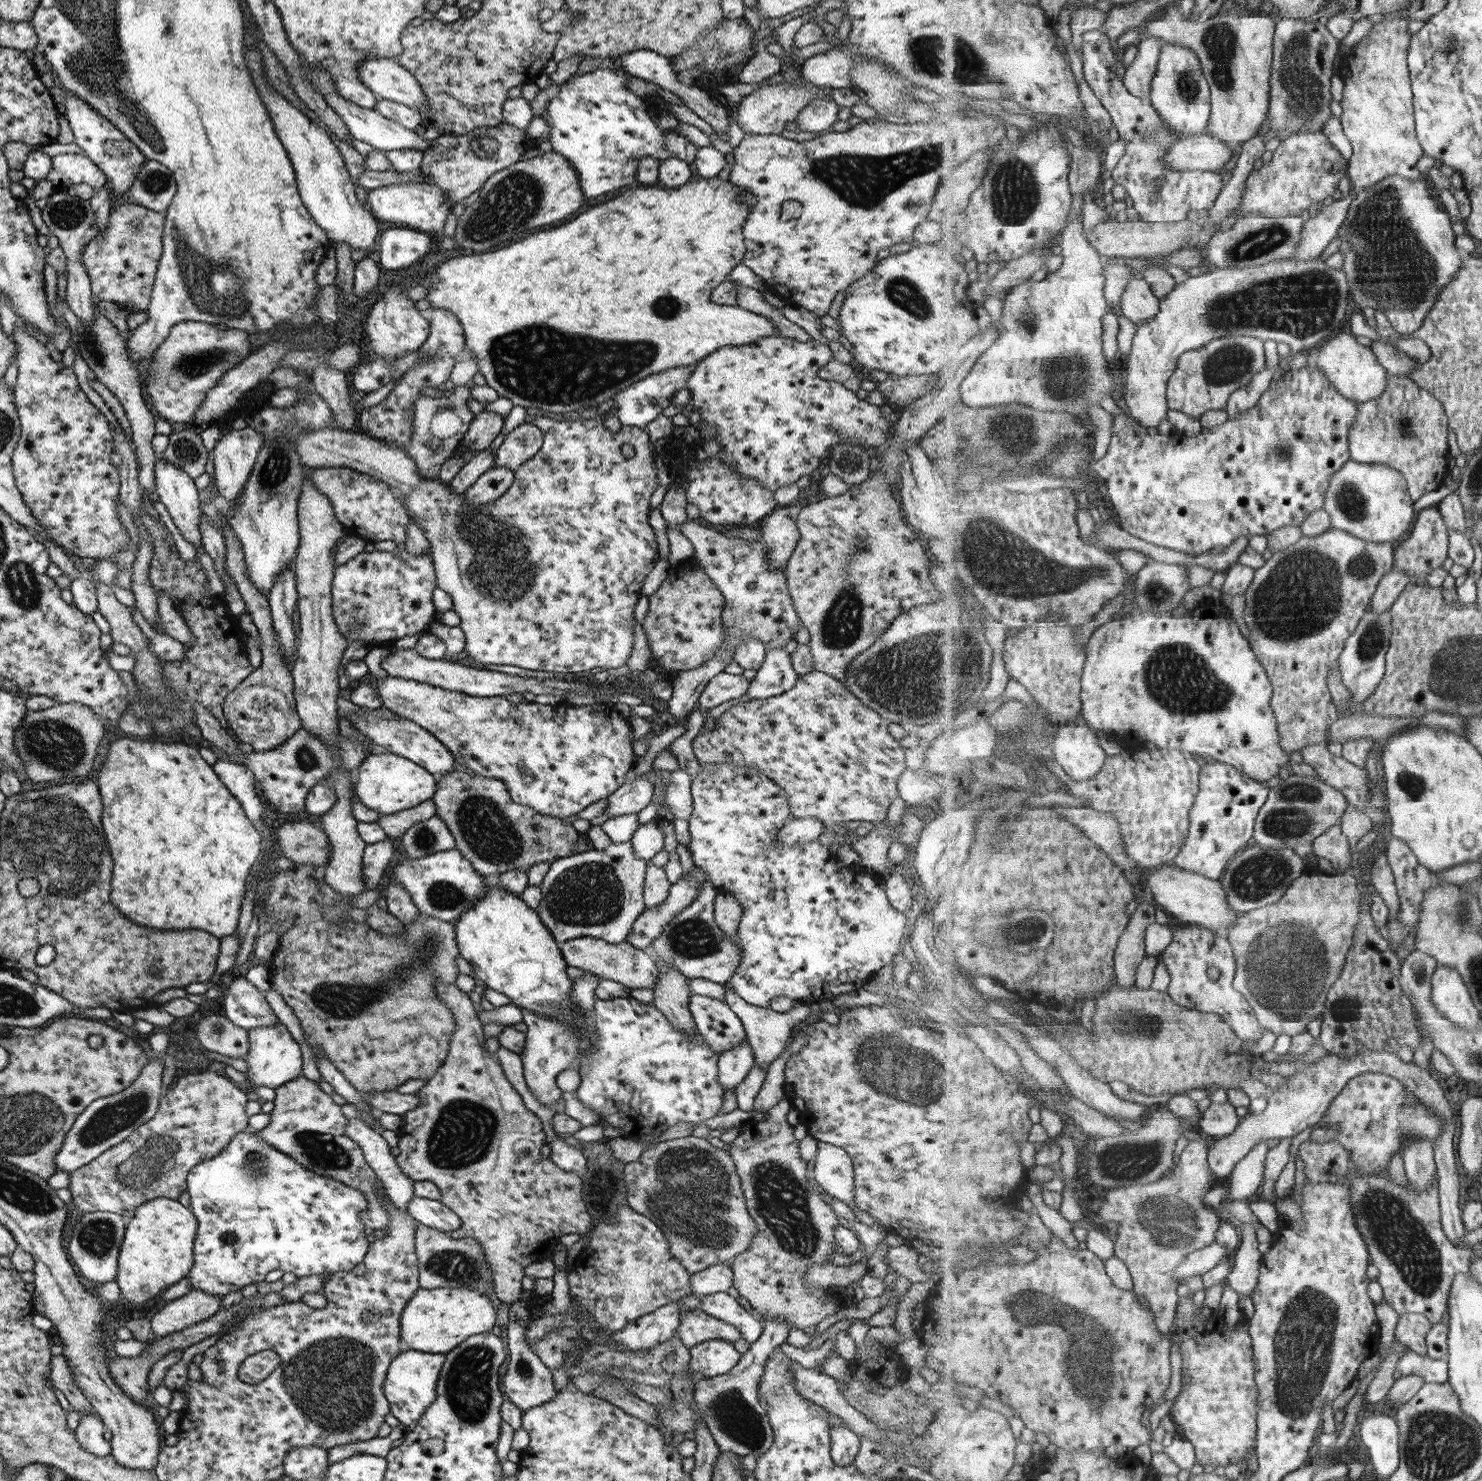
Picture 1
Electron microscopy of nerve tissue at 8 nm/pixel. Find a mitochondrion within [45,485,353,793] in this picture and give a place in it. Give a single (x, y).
(305, 758)

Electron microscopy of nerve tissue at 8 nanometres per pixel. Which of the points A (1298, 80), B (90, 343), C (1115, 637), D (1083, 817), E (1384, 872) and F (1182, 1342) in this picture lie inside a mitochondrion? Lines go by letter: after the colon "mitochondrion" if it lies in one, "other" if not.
A: mitochondrion
B: mitochondrion
C: other
D: other
E: other
F: other

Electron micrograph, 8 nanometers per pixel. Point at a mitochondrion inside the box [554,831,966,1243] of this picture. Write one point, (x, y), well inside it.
(870, 1065)

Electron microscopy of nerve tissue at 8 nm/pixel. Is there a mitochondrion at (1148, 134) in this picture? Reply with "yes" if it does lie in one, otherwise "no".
yes

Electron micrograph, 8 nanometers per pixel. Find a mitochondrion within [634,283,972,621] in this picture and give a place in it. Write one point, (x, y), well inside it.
(665, 307)

